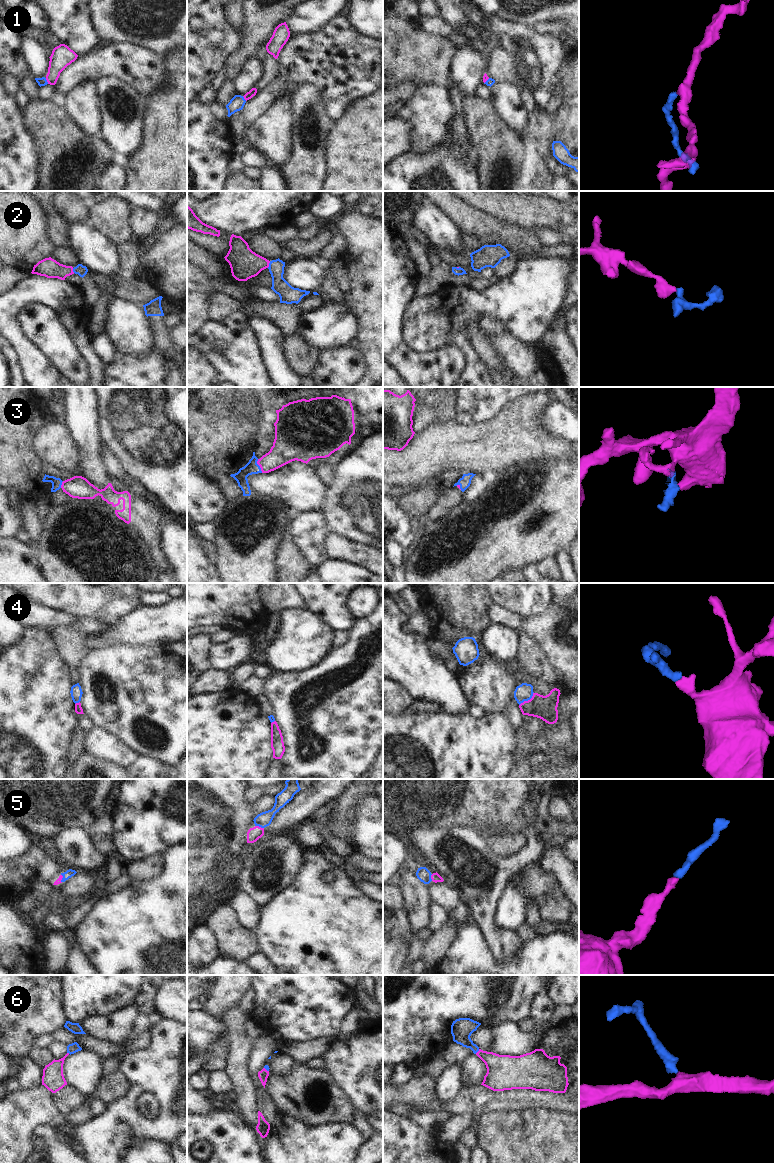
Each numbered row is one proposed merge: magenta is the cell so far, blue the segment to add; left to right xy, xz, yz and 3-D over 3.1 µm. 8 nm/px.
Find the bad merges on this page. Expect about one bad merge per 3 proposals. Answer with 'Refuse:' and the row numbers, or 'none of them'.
Refuse: 4

